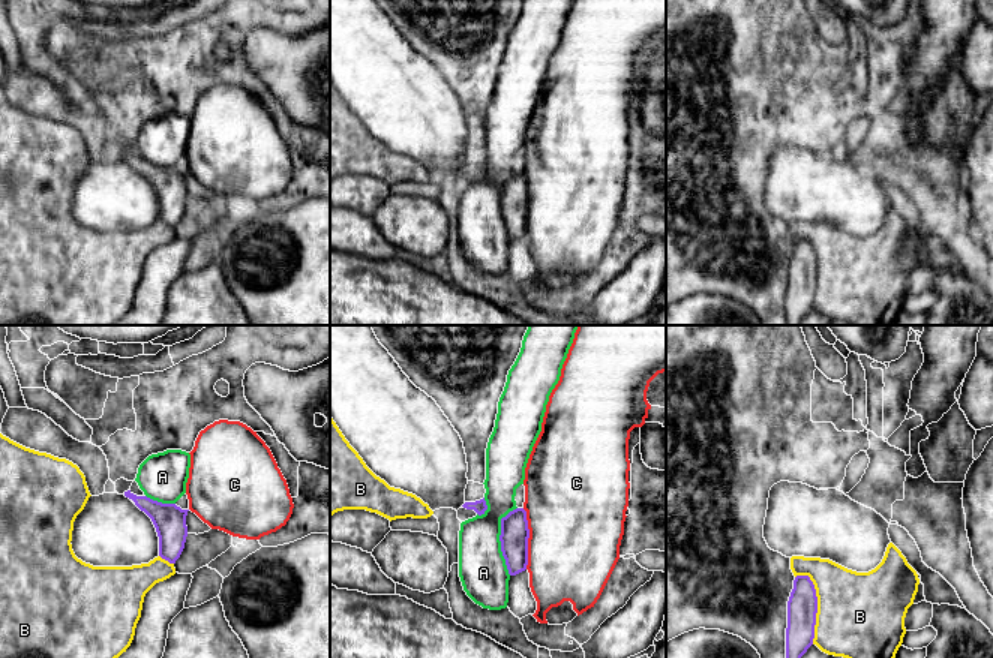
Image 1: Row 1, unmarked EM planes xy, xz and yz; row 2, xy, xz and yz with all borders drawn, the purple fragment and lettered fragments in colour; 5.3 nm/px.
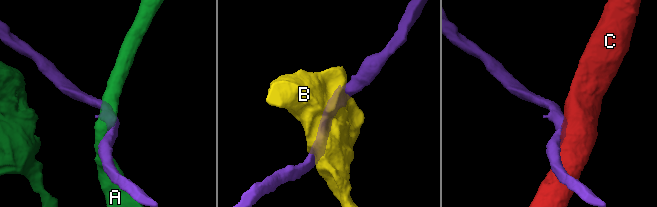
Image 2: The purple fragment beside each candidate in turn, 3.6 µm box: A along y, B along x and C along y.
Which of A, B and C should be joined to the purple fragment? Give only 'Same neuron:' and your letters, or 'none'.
Same neuron: none

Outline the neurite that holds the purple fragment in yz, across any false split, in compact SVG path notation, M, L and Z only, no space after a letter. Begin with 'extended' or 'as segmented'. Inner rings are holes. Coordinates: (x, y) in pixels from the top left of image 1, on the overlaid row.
as segmented; M796 576L788 601L786 658L801 658L813 645L818 597L808 576Z

